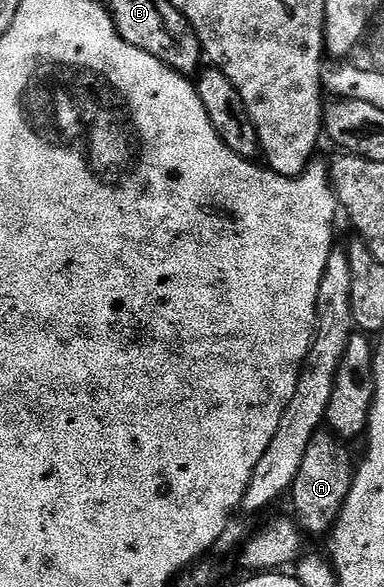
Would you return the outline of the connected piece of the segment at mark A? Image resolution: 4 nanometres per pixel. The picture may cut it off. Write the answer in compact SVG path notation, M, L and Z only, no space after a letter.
M325 429L318 431L311 445L307 445L307 454L303 456L303 465L299 465L299 473L295 477L291 492L292 518L306 536L328 536L341 515L353 484L355 470L355 455L353 459L352 453L345 447L348 446L342 440Z

